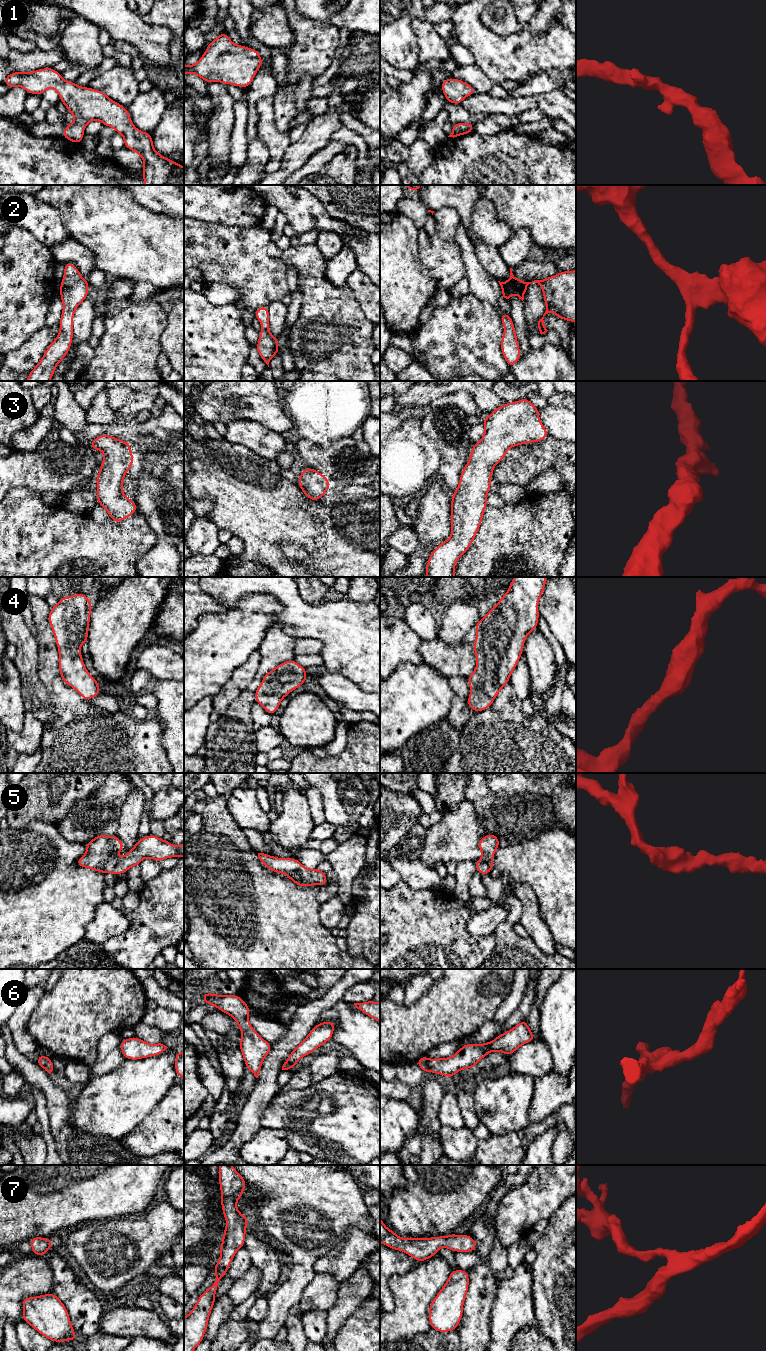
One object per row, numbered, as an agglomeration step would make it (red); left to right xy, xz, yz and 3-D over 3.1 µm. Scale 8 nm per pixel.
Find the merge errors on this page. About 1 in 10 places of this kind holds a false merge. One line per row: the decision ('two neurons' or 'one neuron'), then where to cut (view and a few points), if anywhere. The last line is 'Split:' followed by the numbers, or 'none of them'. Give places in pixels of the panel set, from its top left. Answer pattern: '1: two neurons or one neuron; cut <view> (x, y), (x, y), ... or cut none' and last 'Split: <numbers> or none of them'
1: one neuron; cut none
2: one neuron; cut none
3: one neuron; cut none
4: one neuron; cut none
5: one neuron; cut none
6: one neuron; cut none
7: one neuron; cut none
Split: none of them

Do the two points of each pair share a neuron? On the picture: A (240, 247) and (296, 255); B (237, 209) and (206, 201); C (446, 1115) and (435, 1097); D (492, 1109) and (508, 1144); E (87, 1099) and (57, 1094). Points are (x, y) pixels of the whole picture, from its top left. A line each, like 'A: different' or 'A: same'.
A: different
B: same
C: different
D: different
E: different

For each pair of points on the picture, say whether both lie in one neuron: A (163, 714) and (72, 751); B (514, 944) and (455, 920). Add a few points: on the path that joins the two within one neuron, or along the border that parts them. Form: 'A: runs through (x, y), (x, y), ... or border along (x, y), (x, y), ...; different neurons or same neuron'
A: border along (154, 714), (162, 726), (161, 739); different neurons
B: border along (493, 934), (495, 948), (487, 958); different neurons

